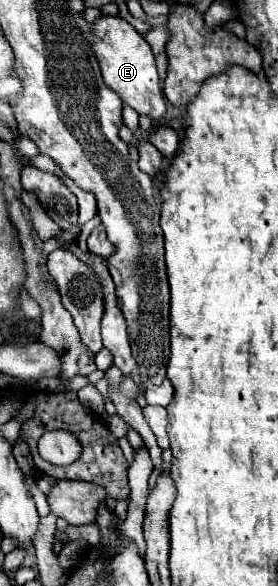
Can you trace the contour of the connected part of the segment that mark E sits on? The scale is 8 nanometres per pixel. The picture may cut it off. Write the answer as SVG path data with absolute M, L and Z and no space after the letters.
M100 16L90 24L90 28L94 28L94 54L98 56L104 82L120 96L124 104L134 108L138 114L160 120L166 114L166 100L148 42L120 16Z

